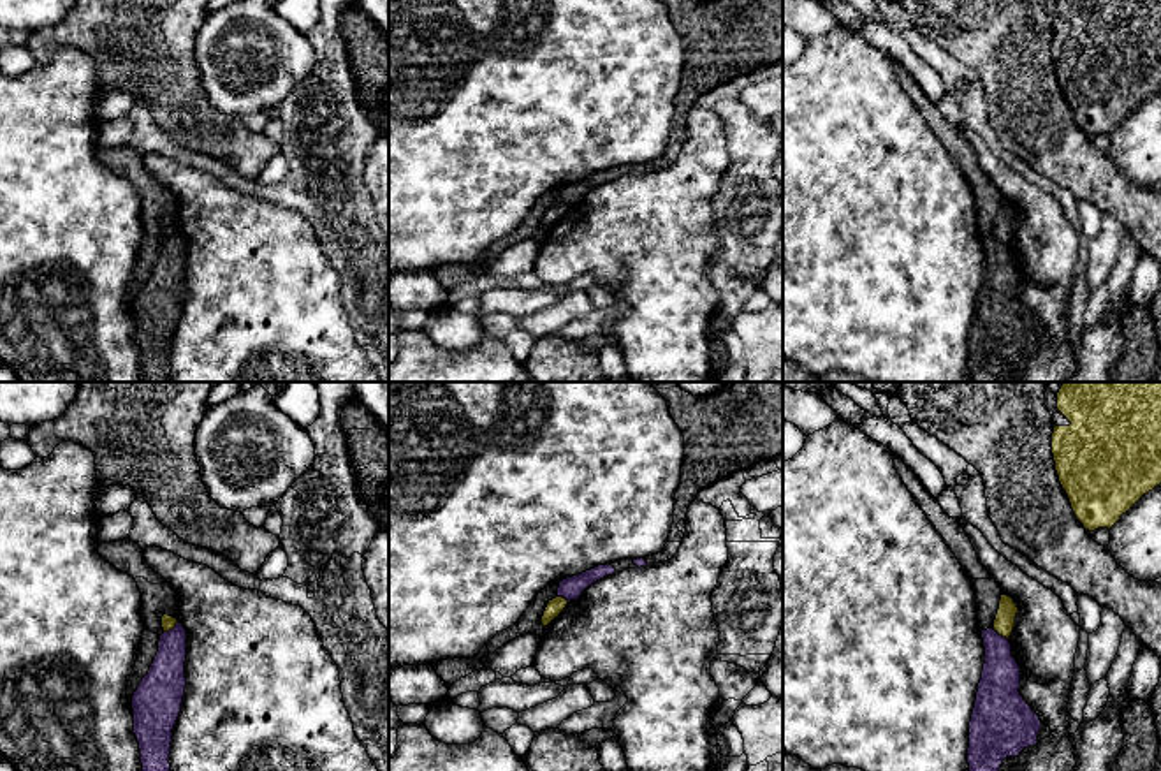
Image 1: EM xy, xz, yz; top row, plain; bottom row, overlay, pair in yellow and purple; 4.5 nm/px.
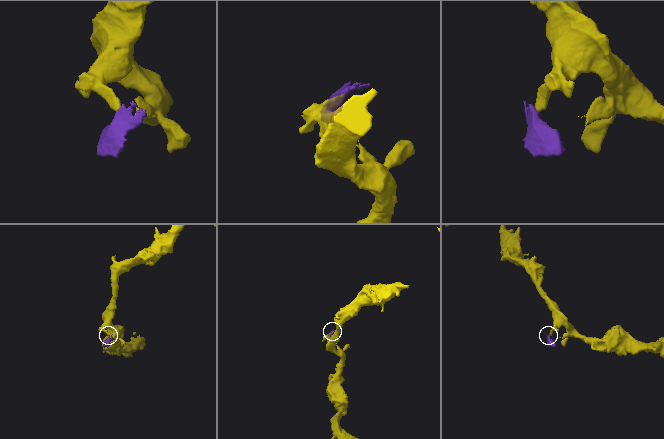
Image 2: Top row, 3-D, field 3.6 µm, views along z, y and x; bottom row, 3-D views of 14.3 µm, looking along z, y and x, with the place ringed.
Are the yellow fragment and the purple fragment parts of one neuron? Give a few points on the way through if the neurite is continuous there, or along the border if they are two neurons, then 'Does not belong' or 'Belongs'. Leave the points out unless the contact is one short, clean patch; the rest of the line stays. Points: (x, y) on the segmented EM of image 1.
Boundary: xy (176, 622), (164, 632). Does not belong

